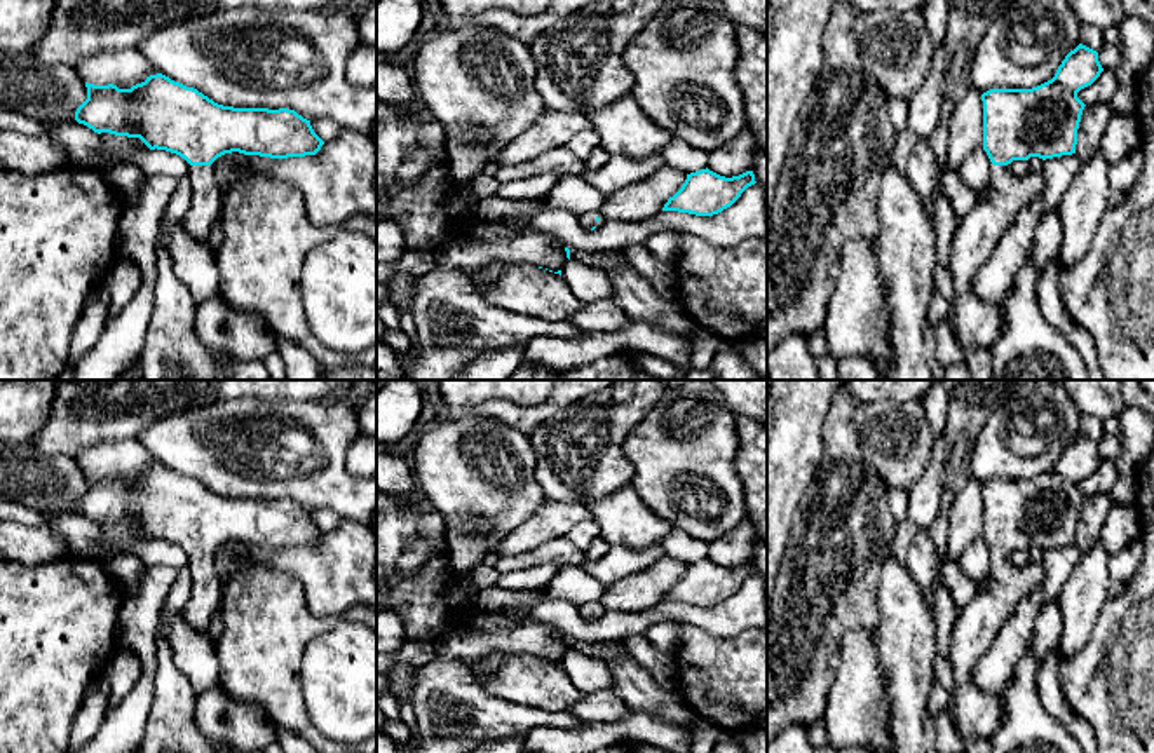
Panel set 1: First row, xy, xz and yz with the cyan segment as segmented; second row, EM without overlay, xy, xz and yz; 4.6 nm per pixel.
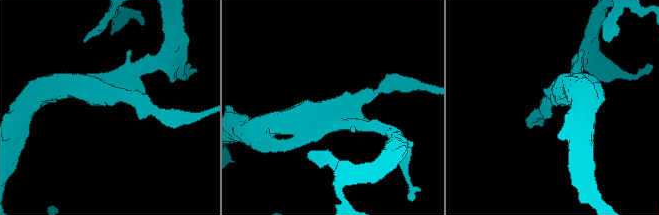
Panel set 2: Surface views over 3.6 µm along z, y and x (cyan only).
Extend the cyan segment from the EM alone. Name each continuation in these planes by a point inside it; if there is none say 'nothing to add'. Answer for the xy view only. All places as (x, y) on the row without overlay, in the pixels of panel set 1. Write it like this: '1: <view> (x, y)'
1: xy (208, 590)

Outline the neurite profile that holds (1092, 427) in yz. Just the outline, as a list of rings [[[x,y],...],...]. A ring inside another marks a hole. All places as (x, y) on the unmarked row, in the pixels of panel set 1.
[[[1081,415],[1081,434],[1098,443],[1105,434],[1103,420],[1093,415]]]

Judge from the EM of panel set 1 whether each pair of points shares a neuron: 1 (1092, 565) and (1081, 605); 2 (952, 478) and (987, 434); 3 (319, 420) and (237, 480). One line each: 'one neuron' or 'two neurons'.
1: one neuron
2: two neurons
3: one neuron

